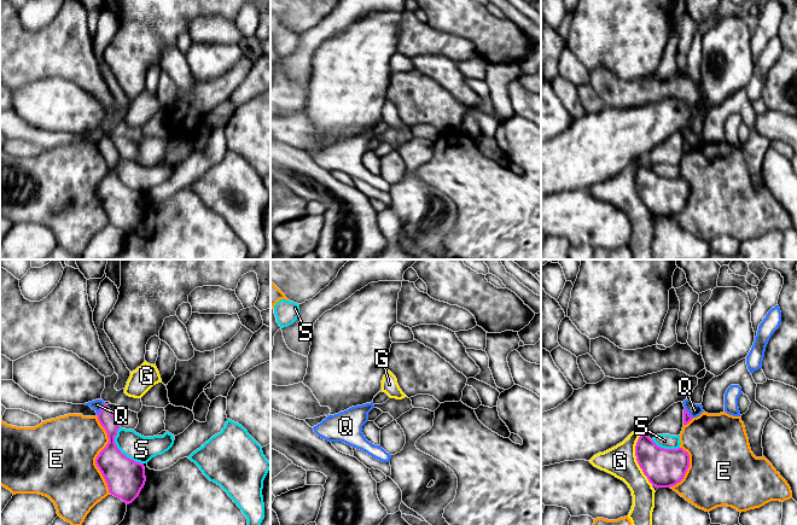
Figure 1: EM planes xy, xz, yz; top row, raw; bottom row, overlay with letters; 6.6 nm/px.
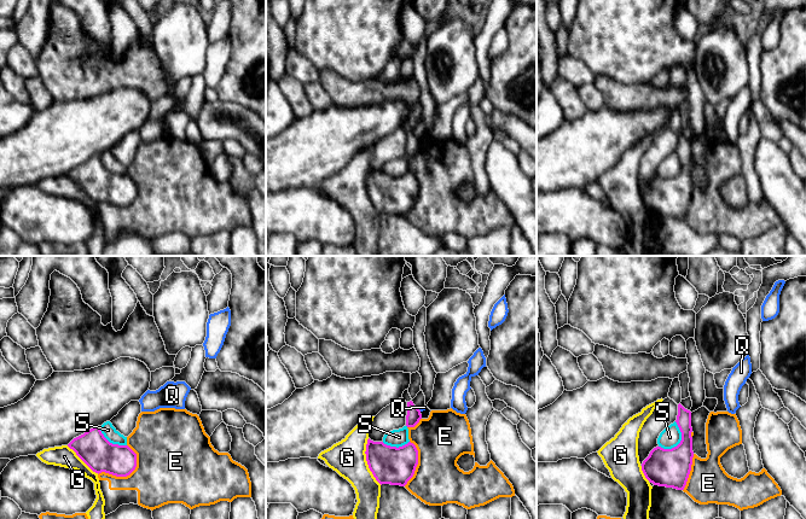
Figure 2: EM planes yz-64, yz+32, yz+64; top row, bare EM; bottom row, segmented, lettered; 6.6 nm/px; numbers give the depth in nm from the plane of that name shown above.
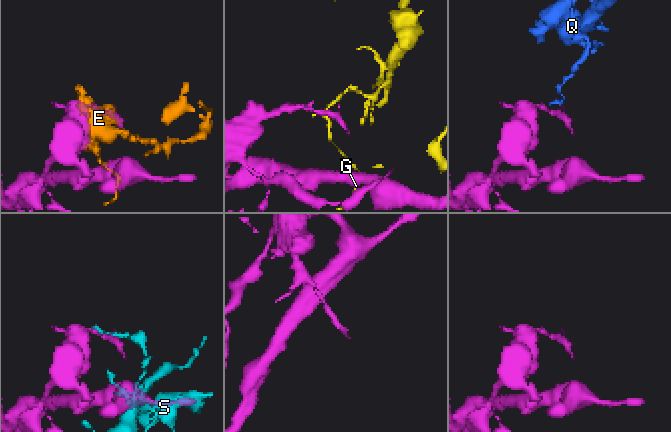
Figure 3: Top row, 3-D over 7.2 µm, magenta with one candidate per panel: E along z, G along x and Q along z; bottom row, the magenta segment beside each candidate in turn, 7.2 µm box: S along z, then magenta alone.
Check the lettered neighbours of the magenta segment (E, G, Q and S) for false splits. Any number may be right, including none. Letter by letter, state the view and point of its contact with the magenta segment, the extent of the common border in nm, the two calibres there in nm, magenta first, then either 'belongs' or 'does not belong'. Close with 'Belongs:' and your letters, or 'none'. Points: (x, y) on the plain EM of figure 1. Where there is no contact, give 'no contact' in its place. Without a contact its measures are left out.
E: meets magenta in xy at (98, 185); contact 500 nm long; 260 nm thick on the magenta side, 480 nm on the other; does not belong
G: meets magenta in yz at (636, 187); contact 380 nm long; 260 nm thick on the magenta side, 200 nm on the other; does not belong
Q: meets magenta in xy at (102, 139); contact 90 nm long; 110 nm thick on the magenta side, 70 nm on the other; does not belong
S: meets magenta in xy at (120, 180); contact 300 nm long; 260 nm thick on the magenta side, 180 nm on the other; does not belong
Belongs: none

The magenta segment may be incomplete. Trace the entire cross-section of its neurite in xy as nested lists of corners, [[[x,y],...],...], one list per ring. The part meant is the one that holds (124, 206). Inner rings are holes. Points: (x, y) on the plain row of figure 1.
[[[107,134],[99,141],[98,150],[107,163],[109,173],[97,186],[95,194],[107,214],[109,222],[129,234],[145,215],[144,193],[127,187],[117,177],[115,167],[121,156]]]

